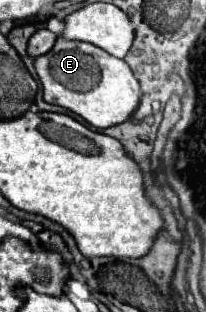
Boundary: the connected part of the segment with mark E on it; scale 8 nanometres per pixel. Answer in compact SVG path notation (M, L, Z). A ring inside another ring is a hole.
M58 38L56 46L48 54L34 60L34 68L44 88L44 100L48 104L58 104L72 114L78 114L94 128L108 128L120 124L130 118L132 110L138 106L140 86L132 70L126 66L124 60L114 58L92 44L64 42L62 38ZM106 78L112 82L112 88Z

